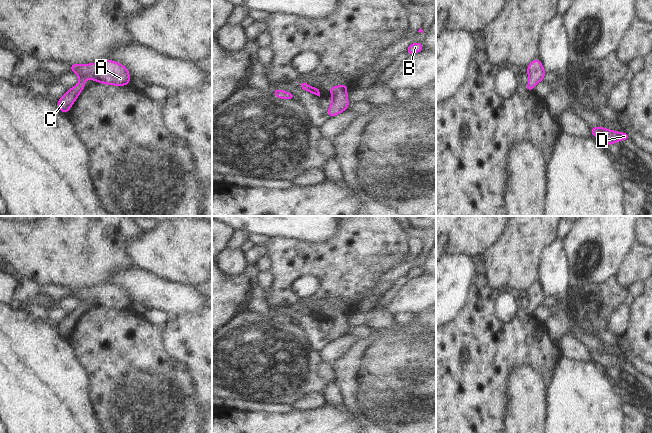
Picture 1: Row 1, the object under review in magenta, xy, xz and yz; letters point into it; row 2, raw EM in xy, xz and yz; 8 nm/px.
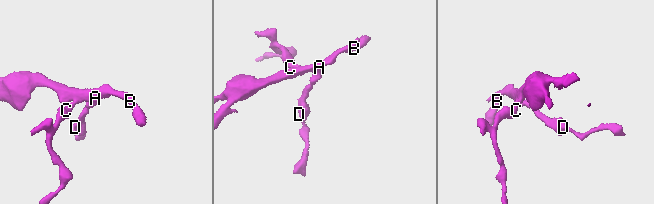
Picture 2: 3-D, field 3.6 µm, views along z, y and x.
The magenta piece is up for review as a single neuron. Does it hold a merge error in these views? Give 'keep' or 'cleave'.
keep

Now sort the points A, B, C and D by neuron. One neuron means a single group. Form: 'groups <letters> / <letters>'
groups A B C D

